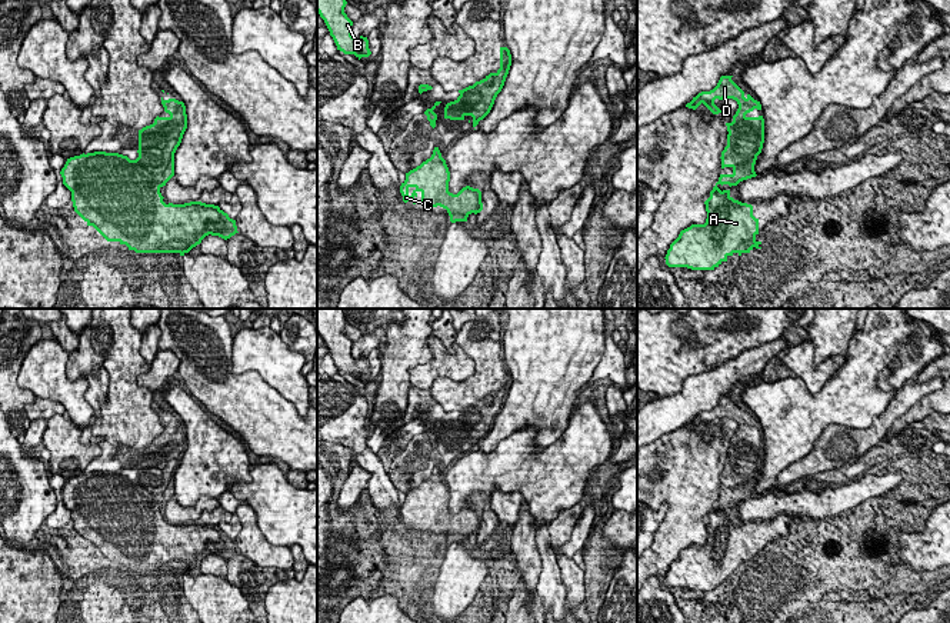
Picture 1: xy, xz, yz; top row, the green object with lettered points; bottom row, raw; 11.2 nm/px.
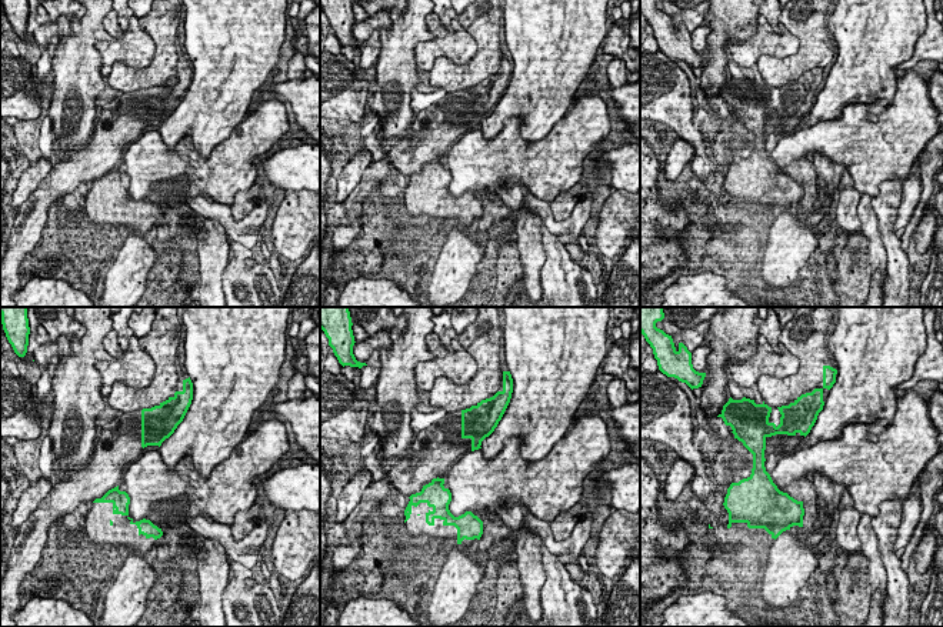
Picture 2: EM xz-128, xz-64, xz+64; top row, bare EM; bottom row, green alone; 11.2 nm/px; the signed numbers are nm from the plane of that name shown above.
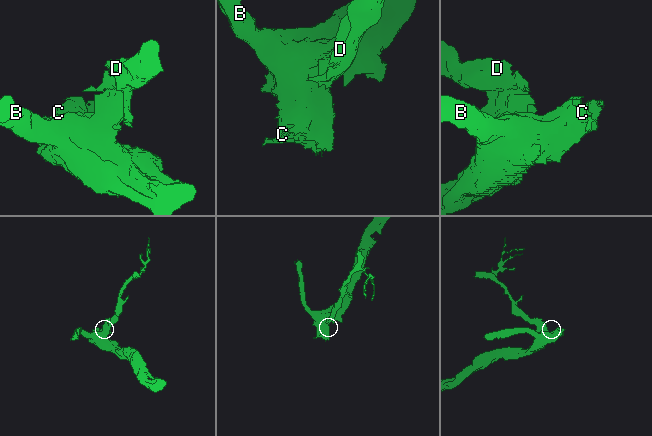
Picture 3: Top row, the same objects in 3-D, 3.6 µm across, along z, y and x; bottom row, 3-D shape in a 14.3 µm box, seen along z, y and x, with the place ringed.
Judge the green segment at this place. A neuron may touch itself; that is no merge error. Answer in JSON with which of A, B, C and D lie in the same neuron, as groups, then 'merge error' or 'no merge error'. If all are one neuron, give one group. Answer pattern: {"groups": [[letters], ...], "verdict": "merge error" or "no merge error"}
{"groups": [["A", "B", "C"], ["D"]], "verdict": "merge error"}

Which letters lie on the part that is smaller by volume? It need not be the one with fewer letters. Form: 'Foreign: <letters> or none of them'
Foreign: D

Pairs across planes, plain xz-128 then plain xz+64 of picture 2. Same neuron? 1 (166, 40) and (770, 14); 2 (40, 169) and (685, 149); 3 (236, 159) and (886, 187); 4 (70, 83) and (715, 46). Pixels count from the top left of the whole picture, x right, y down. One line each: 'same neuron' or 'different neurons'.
1: different neurons
2: same neuron
3: different neurons
4: same neuron

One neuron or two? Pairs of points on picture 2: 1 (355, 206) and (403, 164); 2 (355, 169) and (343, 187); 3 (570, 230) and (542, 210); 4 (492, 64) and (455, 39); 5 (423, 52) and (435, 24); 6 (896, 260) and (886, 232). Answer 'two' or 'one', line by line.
1: one
2: one
3: one
4: two
5: one
6: one

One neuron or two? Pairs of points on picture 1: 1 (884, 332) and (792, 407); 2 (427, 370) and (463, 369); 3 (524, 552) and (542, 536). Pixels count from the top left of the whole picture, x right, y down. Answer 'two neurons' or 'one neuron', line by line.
1: one neuron
2: one neuron
3: two neurons

